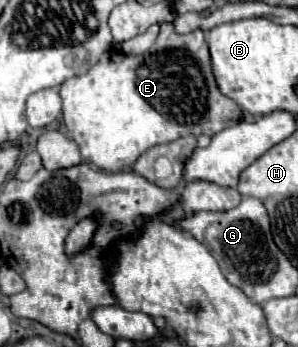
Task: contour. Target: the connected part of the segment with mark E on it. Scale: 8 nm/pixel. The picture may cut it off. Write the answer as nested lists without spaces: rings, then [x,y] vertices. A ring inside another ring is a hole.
[[[171,22],[161,24],[161,32],[153,48],[141,56],[127,56],[121,50],[103,52],[99,62],[89,72],[73,76],[61,84],[61,98],[63,122],[69,138],[77,142],[81,156],[89,164],[107,172],[129,168],[151,146],[167,144],[187,134],[215,136],[241,120],[241,108],[231,98],[223,96],[215,84],[203,32],[195,30],[191,34],[177,34]]]

